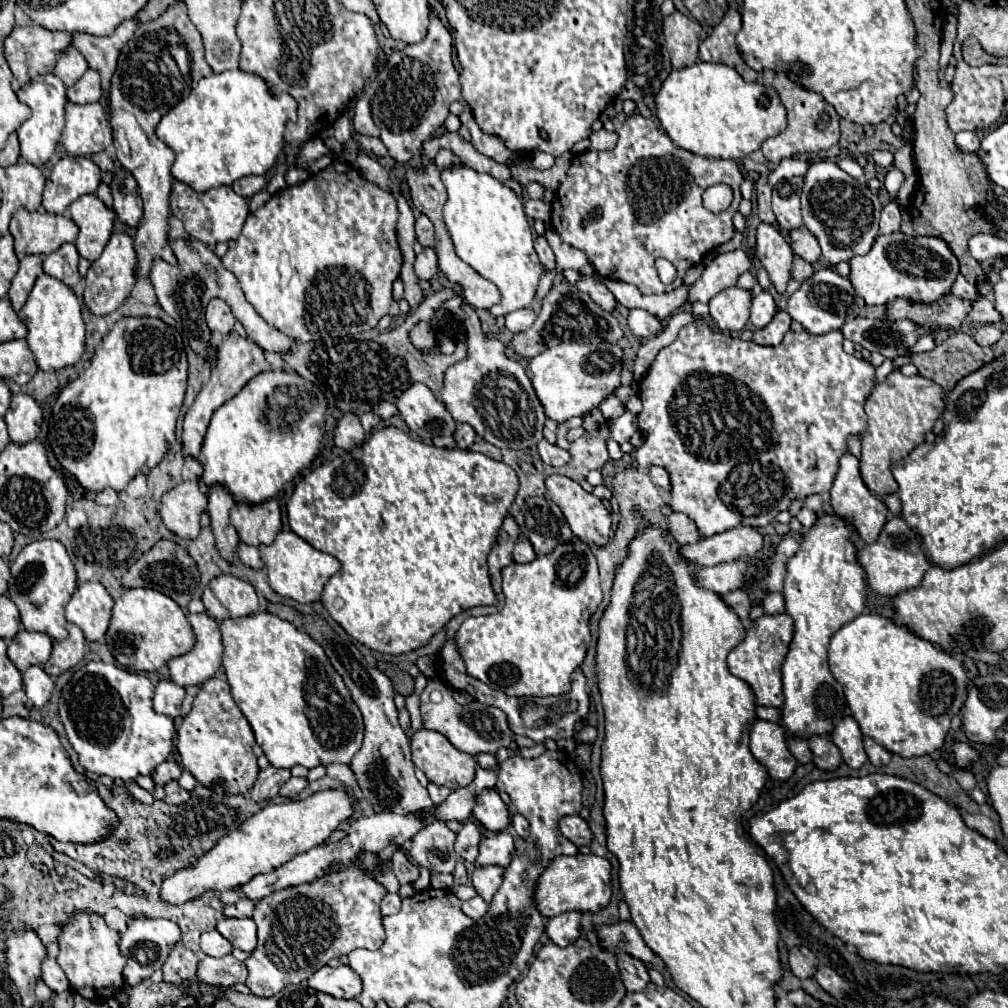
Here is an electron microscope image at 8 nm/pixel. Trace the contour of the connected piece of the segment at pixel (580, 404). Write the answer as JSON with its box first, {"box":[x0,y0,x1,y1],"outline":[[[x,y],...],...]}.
{"box":[531,342,623,424],"outline":[[[561,342],[531,358],[531,382],[537,392],[537,398],[543,404],[545,416],[557,424],[563,424],[573,416],[585,416],[587,412],[591,412],[607,394],[611,394],[617,388],[619,372],[623,366],[621,356],[623,350],[617,344],[609,342],[601,342],[597,346]]]}

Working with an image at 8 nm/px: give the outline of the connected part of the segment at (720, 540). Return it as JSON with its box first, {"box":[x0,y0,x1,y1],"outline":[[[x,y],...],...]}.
{"box":[681,526,763,566],"outline":[[[737,526],[695,544],[681,546],[681,554],[699,566],[715,566],[737,558],[753,558],[763,546],[763,536],[749,526]]]}

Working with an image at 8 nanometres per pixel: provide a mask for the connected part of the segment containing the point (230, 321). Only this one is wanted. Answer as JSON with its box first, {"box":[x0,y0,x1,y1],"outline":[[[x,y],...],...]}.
{"box":[207,298,235,336],"outline":[[[213,298],[207,306],[207,326],[211,330],[227,336],[233,330],[233,324],[235,324],[235,316],[233,316],[231,308],[223,300]]]}

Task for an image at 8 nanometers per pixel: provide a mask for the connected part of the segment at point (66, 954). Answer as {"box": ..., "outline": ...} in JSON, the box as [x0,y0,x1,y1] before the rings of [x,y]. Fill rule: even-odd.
{"box":[57,912,125,1002],"outline":[[[73,912],[71,918],[61,924],[57,942],[57,964],[63,968],[75,992],[93,1002],[107,1002],[123,988],[121,970],[125,966],[125,958],[119,954],[119,932],[109,928],[103,916],[97,916],[95,912]]]}

